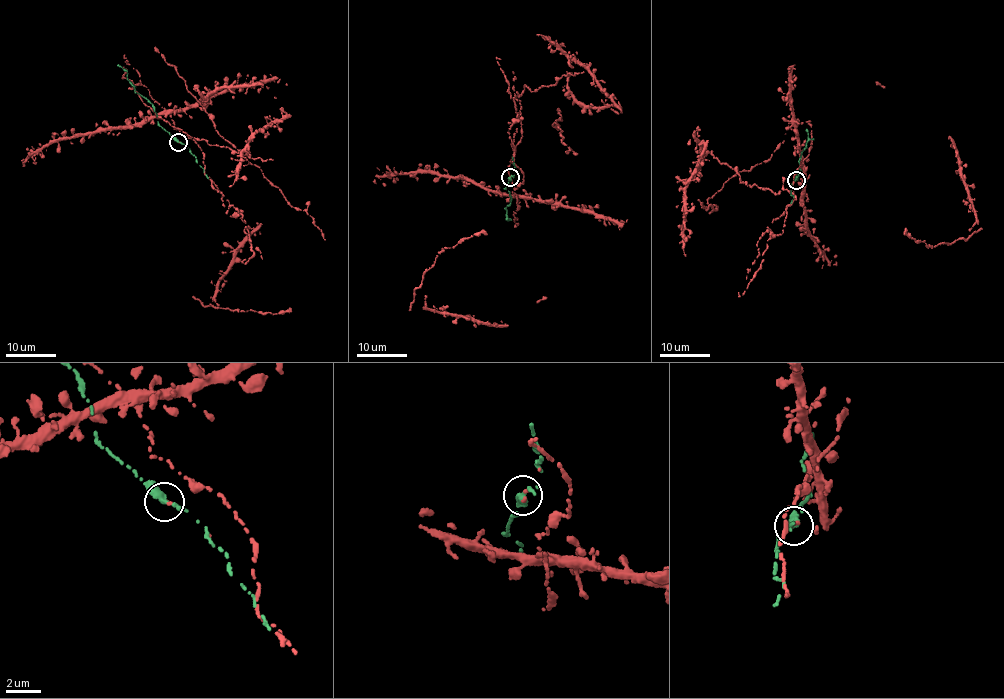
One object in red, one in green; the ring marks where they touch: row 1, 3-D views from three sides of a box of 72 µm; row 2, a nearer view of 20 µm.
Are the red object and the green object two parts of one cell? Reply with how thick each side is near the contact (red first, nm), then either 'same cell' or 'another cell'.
170/320 nm | same cell

